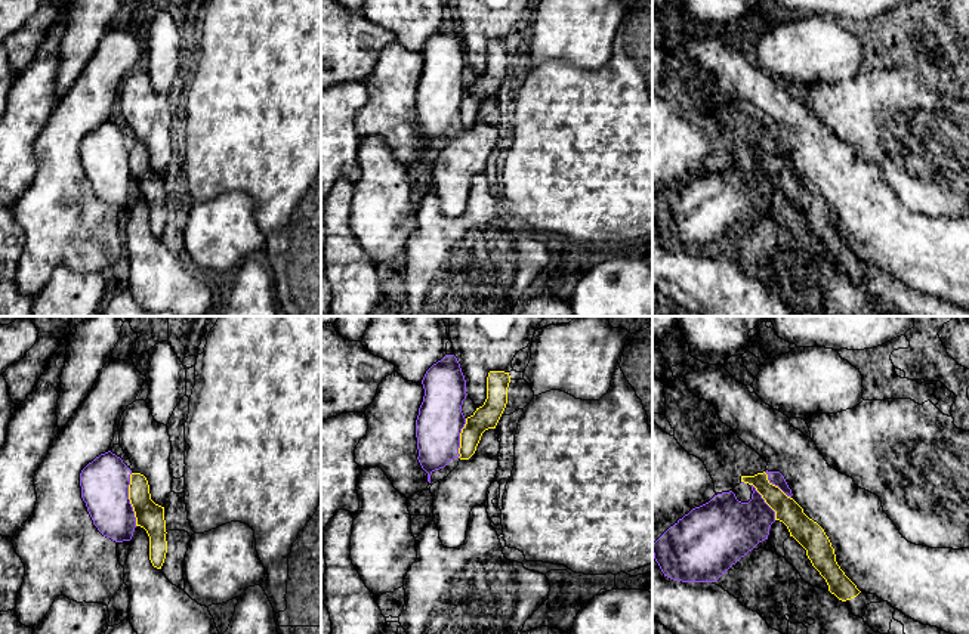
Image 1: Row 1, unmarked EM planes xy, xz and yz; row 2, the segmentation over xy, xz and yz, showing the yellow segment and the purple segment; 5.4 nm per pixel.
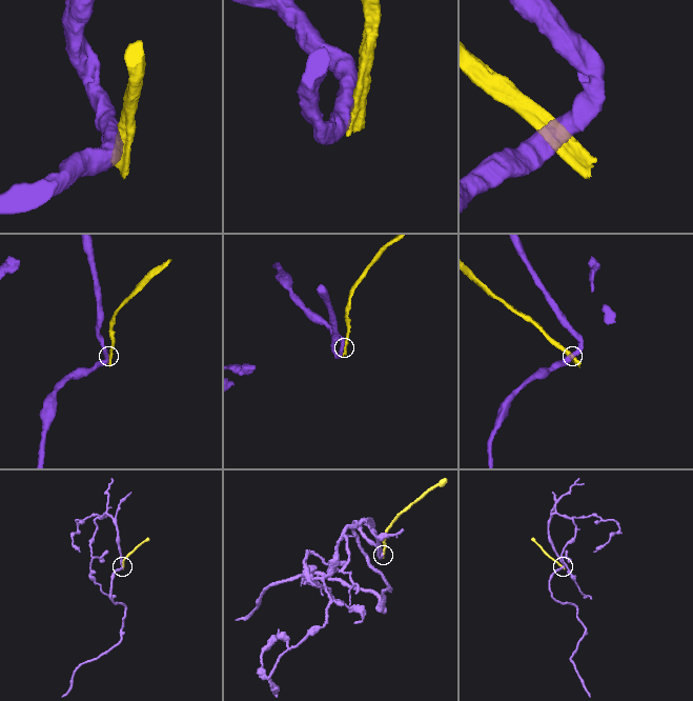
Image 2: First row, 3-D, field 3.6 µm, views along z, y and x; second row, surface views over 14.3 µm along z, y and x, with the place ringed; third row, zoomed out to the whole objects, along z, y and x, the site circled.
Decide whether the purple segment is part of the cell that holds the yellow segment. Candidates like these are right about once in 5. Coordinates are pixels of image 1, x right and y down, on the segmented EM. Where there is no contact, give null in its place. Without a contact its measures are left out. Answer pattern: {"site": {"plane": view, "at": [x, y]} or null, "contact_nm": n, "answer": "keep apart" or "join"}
{"site": {"plane": "xy", "at": [129, 498]}, "contact_nm": 280, "answer": "keep apart"}

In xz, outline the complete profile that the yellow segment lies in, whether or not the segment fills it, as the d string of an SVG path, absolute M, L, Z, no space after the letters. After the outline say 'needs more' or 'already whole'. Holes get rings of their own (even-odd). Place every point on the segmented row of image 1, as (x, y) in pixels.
M490 371L487 377L487 399L482 406L466 418L460 433L460 460L469 460L488 429L496 429L507 403L509 372Z; already whole

